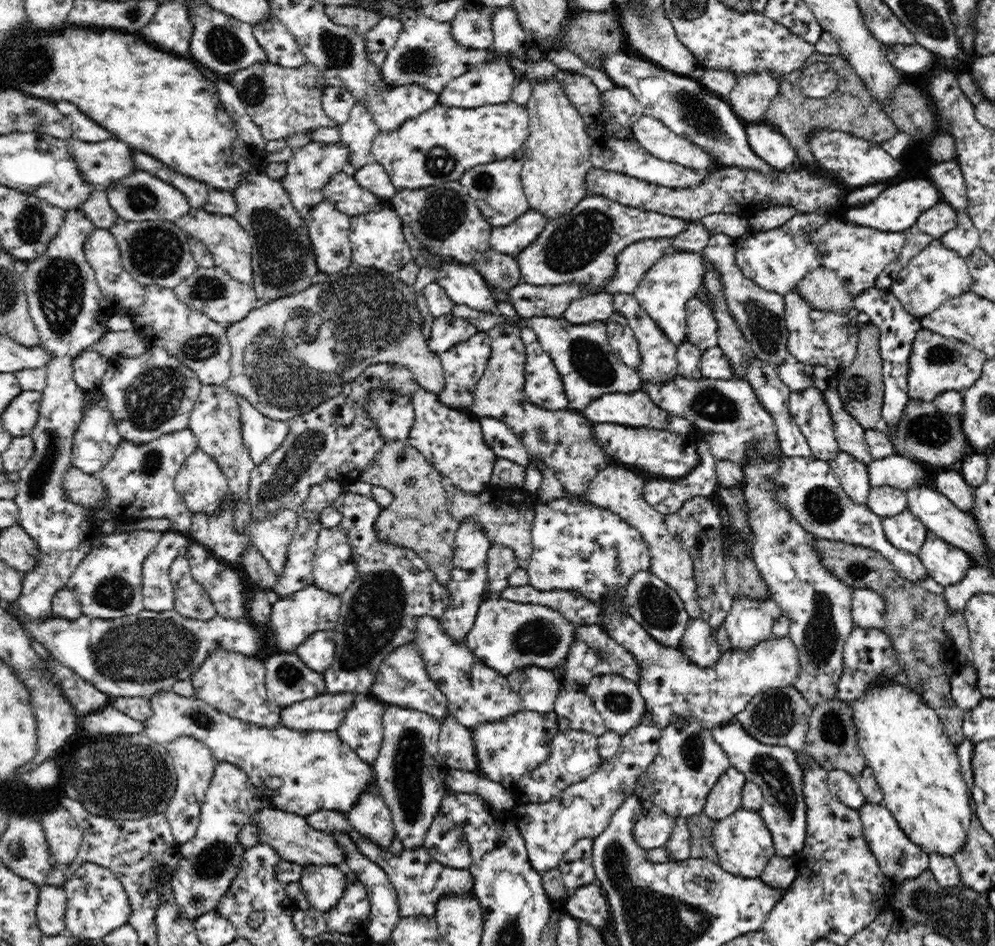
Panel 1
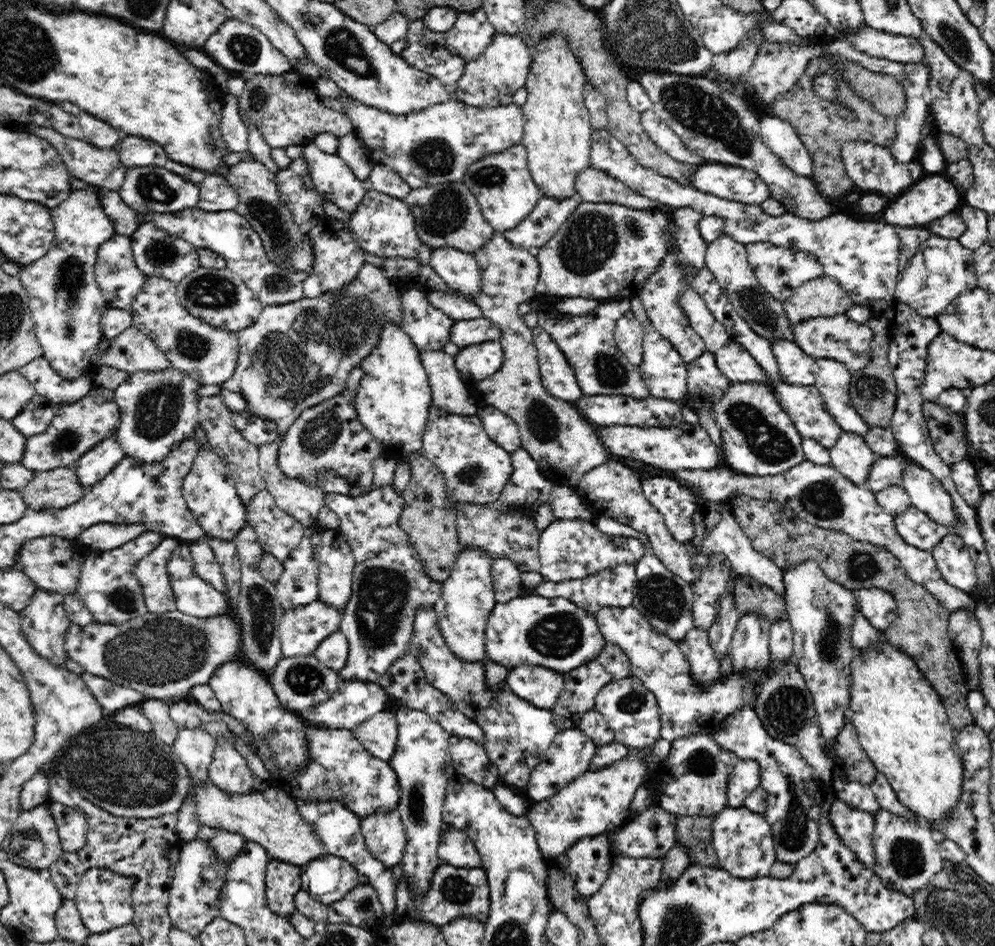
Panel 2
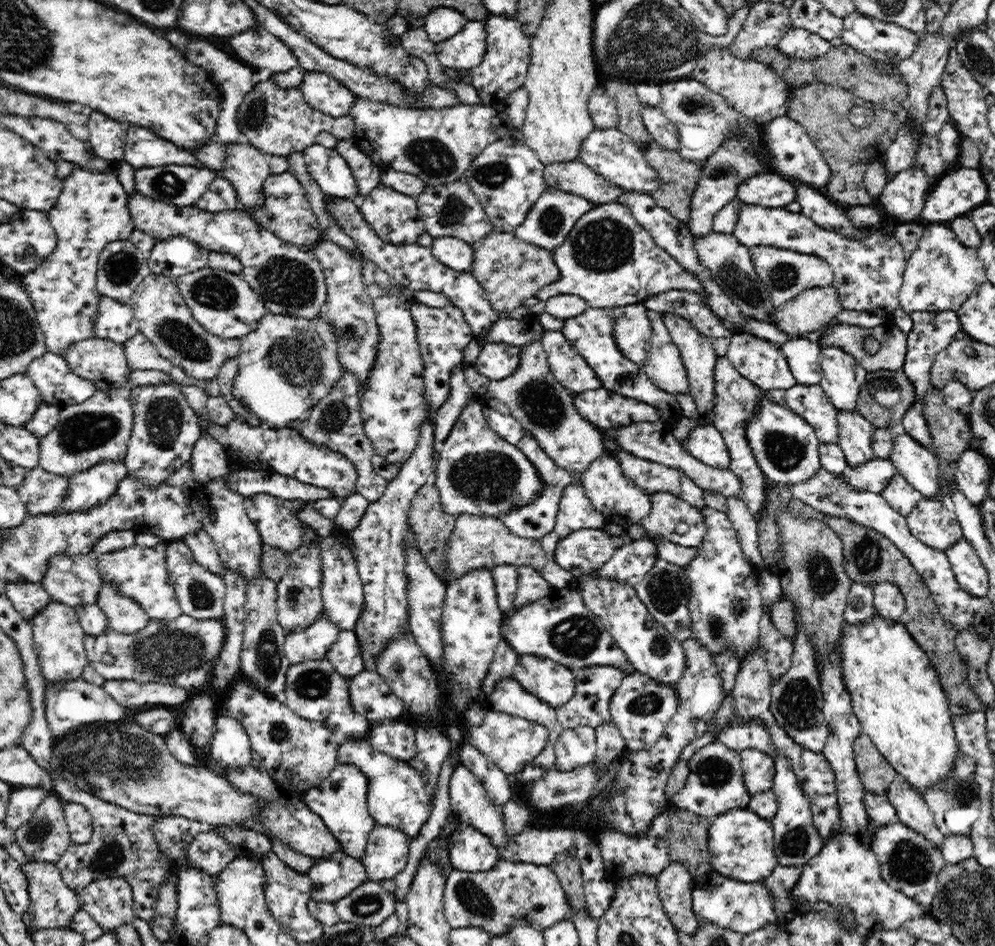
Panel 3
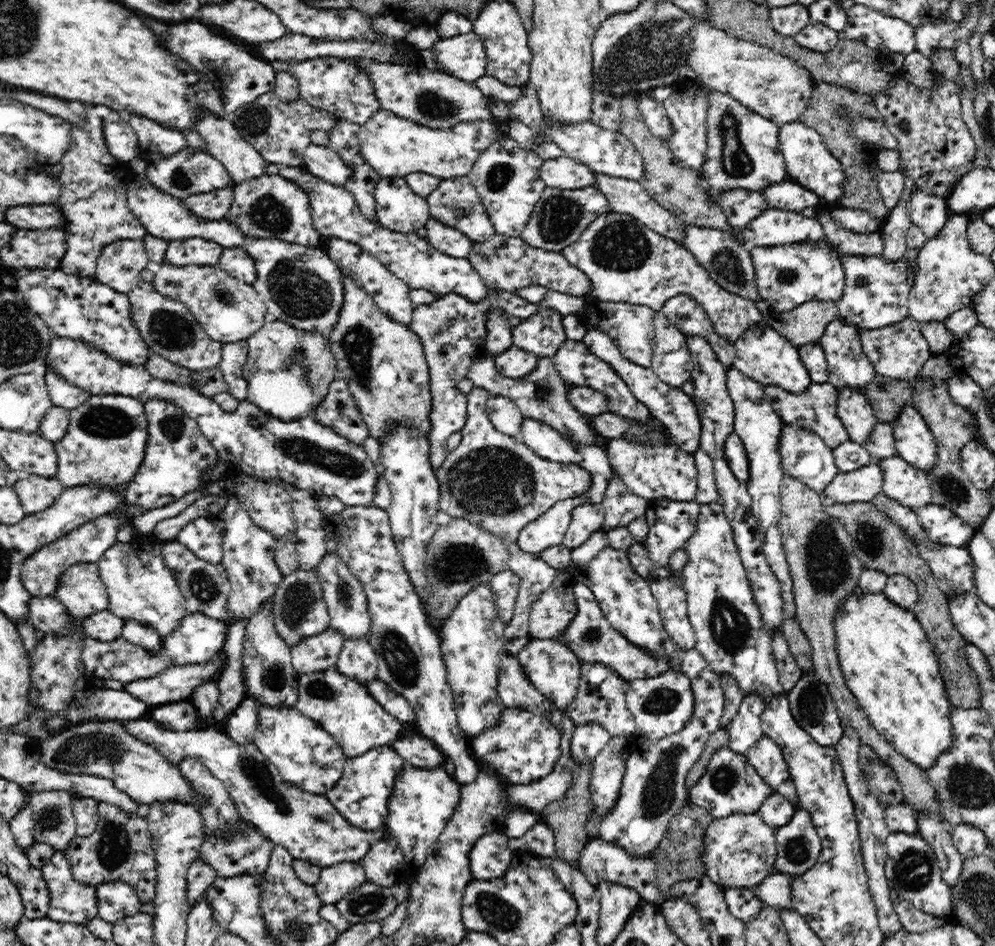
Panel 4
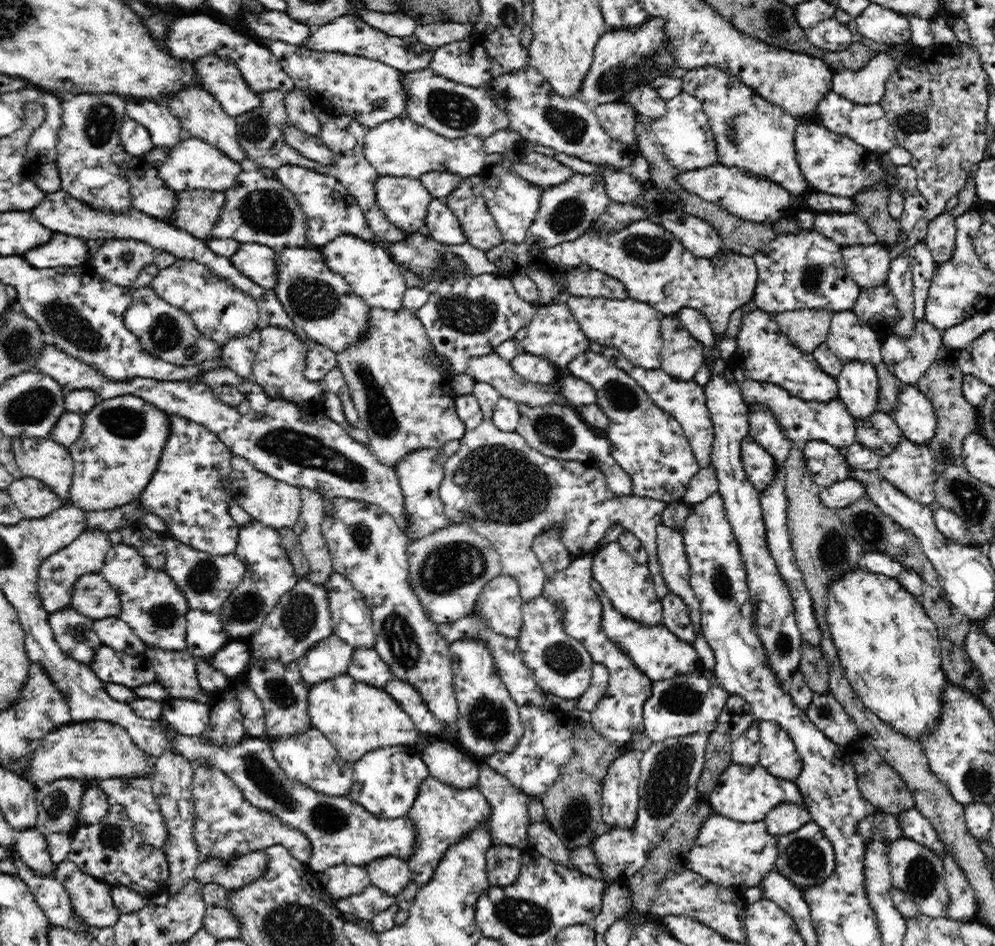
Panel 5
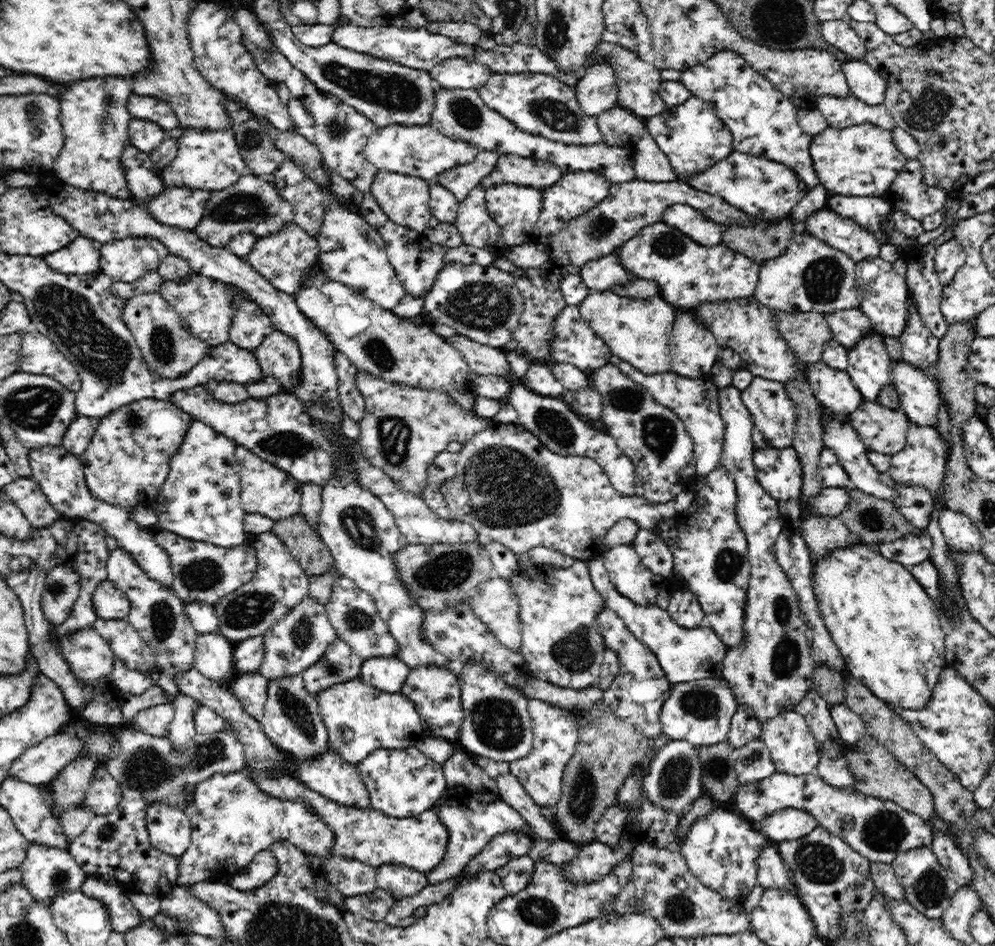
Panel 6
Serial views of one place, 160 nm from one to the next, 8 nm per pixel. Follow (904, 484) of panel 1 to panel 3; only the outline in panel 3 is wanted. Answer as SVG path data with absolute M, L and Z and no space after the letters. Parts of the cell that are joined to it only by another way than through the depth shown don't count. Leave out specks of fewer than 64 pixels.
M876 457L860 466L846 467L840 477L842 482L846 481L846 484L852 488L881 494L888 482L892 480L892 476L896 476L897 473L896 465L891 458Z

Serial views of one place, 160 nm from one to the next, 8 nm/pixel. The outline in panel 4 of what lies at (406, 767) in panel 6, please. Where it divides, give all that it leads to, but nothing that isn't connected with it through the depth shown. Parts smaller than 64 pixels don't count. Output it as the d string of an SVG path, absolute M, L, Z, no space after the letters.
M391 745L375 747L357 757L347 757L340 780L332 790L324 793L330 804L343 817L362 830L378 830L387 821L387 802L398 774L406 766L405 760L392 750Z

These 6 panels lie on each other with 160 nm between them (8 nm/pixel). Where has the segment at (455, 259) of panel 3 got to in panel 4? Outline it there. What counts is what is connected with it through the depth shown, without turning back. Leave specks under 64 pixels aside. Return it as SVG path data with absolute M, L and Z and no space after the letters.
M430 218L426 222L428 242L442 254L456 258L467 258L473 242L459 230L442 224L442 220Z

